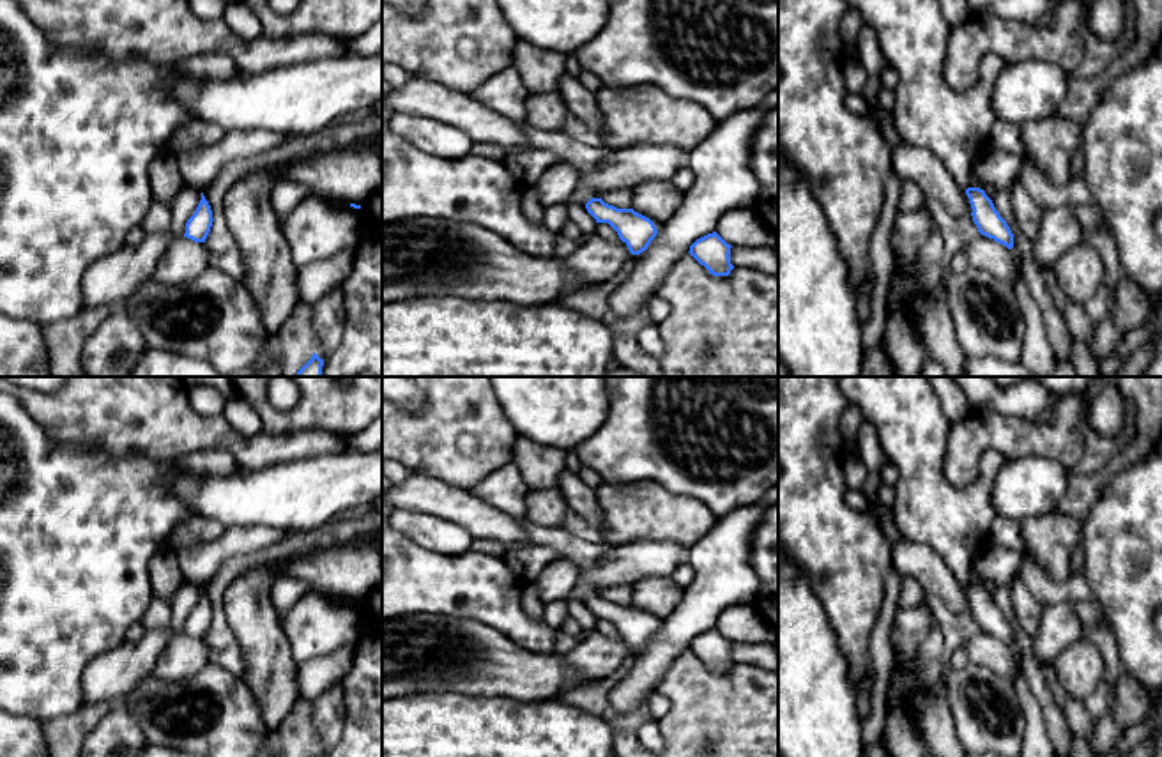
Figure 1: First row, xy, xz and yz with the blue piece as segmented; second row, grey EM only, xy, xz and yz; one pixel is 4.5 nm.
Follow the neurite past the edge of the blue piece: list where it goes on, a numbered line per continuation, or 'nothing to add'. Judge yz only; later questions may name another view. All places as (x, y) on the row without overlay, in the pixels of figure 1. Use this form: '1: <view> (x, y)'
1: yz (906, 412)

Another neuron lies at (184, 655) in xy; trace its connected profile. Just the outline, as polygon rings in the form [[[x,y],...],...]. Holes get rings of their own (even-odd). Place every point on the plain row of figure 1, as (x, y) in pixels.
[[[179,633],[159,654],[152,676],[159,681],[182,679],[202,670],[209,658],[210,647],[203,638]]]

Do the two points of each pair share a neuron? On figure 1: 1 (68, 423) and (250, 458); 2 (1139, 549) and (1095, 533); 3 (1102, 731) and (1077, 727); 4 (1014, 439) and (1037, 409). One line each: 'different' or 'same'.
1: same
2: same
3: different
4: different

